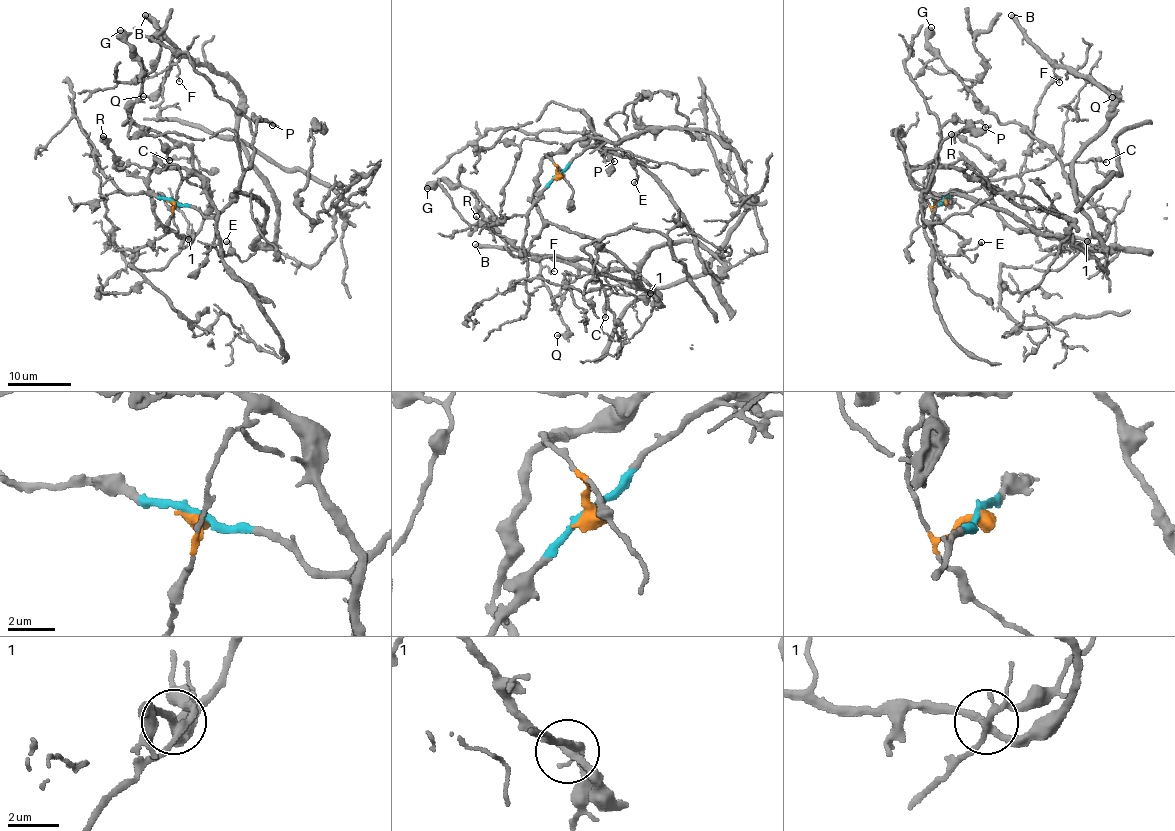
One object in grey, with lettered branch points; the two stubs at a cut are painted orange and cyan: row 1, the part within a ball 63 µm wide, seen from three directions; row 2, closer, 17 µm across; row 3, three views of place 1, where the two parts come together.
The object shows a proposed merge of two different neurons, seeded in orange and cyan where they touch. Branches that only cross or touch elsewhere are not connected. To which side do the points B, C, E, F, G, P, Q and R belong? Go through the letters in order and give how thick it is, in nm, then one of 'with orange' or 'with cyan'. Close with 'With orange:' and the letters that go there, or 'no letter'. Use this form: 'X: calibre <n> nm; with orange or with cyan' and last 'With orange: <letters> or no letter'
B: calibre 500 nm; with cyan
C: calibre 170 nm; with orange
E: calibre 240 nm; with orange
F: calibre 70 nm; with cyan
G: calibre 700 nm; with orange
P: calibre 100 nm; with cyan
Q: calibre 170 nm; with cyan
R: calibre 140 nm; with orange
With orange: C, E, G, R

